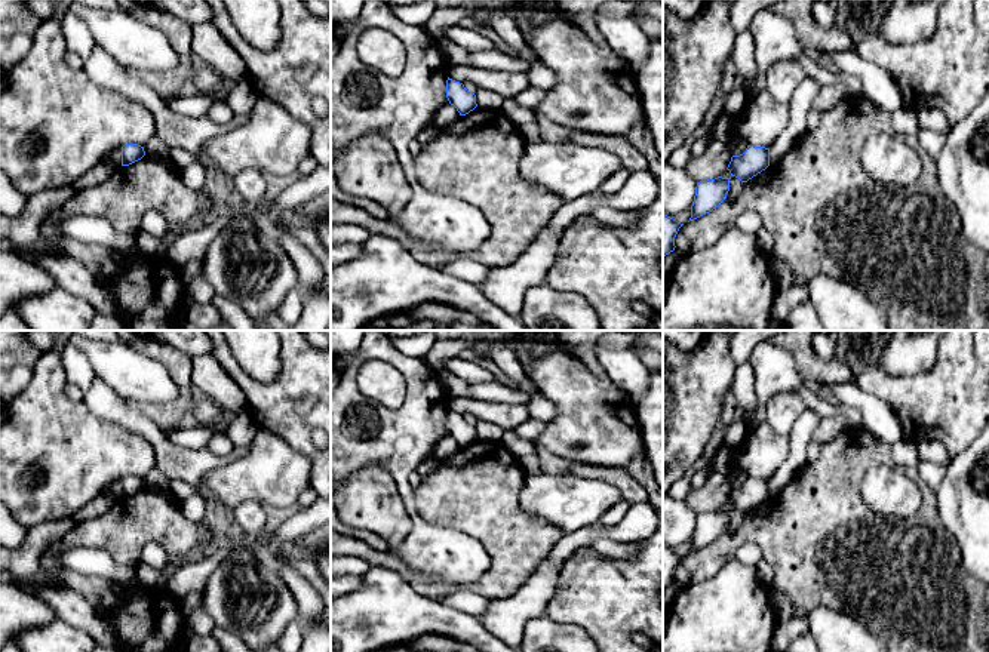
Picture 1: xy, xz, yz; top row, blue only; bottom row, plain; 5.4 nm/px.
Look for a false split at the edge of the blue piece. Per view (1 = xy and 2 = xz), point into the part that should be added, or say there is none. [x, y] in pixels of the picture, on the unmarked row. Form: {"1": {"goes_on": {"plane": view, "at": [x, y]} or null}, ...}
{"1": {"goes_on": null}, "2": {"goes_on": null}}

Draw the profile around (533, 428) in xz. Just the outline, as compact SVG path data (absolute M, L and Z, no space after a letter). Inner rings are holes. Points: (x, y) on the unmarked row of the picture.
M529 418L523 424L517 425L513 431L523 440L535 442L544 431L546 424Z

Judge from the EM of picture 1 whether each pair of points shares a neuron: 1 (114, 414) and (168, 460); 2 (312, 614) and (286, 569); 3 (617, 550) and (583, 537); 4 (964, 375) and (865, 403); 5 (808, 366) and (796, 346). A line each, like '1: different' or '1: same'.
1: same
2: same
3: different
4: different
5: same

